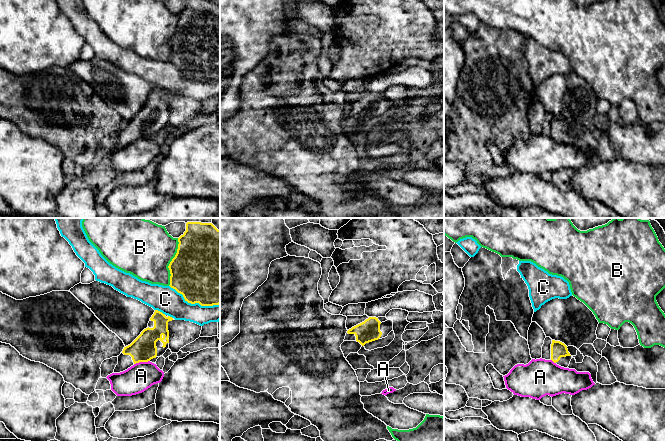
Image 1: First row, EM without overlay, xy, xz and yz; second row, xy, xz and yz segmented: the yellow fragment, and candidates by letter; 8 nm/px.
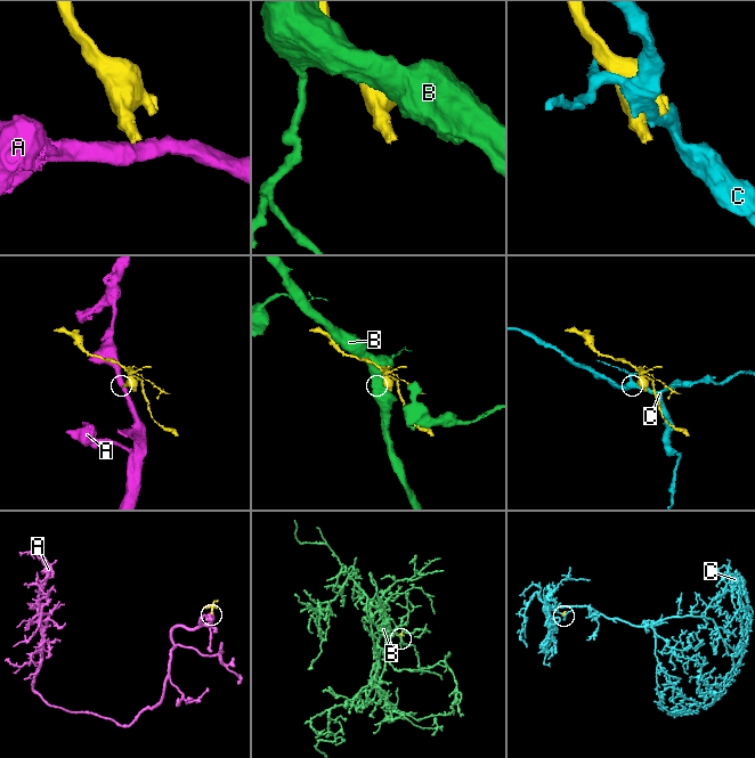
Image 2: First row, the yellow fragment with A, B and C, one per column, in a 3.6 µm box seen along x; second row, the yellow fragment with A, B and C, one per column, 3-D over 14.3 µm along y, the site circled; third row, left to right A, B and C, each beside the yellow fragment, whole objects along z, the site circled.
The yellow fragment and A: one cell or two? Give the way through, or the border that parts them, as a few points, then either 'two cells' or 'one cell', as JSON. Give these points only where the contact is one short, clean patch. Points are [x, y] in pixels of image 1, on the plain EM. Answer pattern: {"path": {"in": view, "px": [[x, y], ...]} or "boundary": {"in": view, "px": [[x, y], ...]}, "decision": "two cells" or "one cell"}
{"boundary": {"in": "xy", "px": [[149, 136], [134, 140]]}, "decision": "two cells"}

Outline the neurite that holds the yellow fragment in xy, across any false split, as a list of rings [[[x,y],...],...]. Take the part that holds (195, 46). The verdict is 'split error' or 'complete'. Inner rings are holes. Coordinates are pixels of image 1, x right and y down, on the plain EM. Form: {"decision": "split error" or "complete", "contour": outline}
{"decision": "complete", "contour": [[[186,0],[186,7],[178,14],[178,25],[170,38],[170,63],[182,70],[185,77],[201,82],[220,80],[220,6],[213,0]]]}

